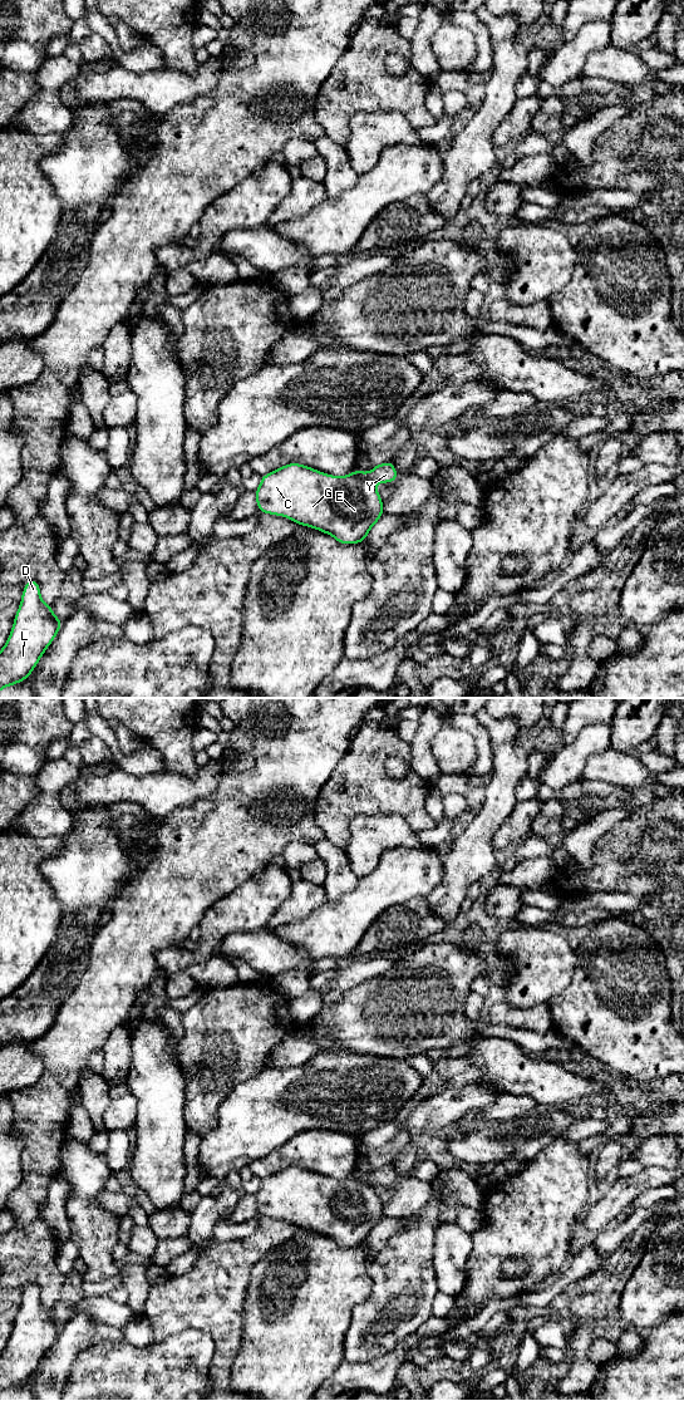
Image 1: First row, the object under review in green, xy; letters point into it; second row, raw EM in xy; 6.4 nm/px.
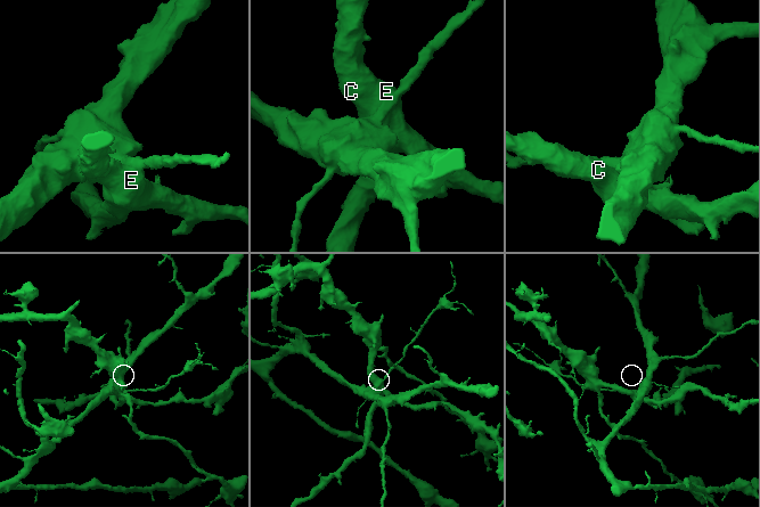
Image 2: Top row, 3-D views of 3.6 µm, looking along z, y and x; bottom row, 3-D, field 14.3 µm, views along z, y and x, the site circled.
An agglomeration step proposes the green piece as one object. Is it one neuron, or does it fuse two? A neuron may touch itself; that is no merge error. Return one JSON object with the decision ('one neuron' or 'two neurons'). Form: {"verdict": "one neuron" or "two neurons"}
{"verdict": "two neurons"}

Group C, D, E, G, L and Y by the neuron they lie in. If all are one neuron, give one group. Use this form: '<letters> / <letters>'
C E G / D L Y

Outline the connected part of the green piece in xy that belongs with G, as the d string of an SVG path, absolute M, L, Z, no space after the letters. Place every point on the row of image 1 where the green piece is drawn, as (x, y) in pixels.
M287 463L265 476L255 491L259 512L284 516L331 535L339 544L360 544L384 513L375 485L355 473L343 477L323 473L300 463Z

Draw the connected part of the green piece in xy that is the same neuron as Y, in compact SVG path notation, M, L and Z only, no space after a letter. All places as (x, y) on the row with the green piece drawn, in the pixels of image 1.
M392 461L383 464L374 464L371 472L361 472L359 470L354 470L353 473L359 476L361 480L373 482L374 485L378 482L389 483L397 481L399 477Z

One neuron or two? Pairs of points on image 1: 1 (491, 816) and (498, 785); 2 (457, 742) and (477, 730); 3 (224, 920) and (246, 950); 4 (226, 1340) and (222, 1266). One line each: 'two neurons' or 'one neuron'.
1: one neuron
2: two neurons
3: two neurons
4: one neuron

